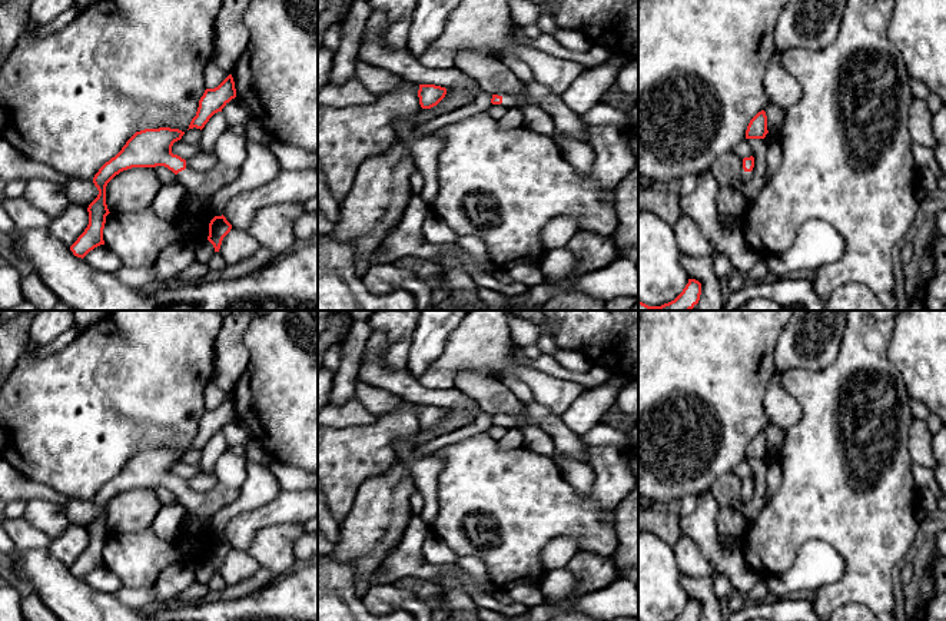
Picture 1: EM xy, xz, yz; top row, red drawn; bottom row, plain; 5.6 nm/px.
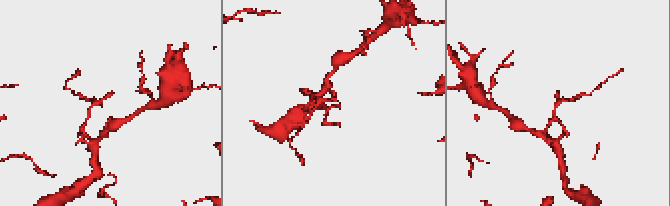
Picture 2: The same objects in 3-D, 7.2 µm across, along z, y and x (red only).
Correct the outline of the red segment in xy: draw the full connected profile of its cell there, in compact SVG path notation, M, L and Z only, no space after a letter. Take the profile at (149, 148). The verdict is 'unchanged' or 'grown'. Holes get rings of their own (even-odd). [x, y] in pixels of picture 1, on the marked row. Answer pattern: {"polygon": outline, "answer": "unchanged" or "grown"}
{"polygon": "M170 127L136 132L122 150L99 169L93 177L99 195L87 207L87 228L70 246L74 256L83 259L94 248L104 245L103 229L106 216L110 213L106 205L106 186L123 170L165 166L177 176L187 193L203 197L212 197L223 186L239 177L240 169L230 169L223 165L216 165L206 172L186 172L186 160L172 153L173 143L180 140L183 135L185 132Z", "answer": "grown"}

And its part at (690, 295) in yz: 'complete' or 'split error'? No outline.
complete

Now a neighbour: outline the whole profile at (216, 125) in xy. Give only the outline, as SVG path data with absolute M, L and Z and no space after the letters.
M222 112L215 113L202 129L200 147L203 152L213 153L215 143L219 136L228 129L228 123Z

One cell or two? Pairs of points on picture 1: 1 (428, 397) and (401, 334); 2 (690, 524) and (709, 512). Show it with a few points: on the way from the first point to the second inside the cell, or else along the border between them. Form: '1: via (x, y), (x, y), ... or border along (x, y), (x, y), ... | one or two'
1: border along (385, 338), (384, 364), (392, 369), (404, 368) | two
2: via (694, 524), (704, 517) | one

